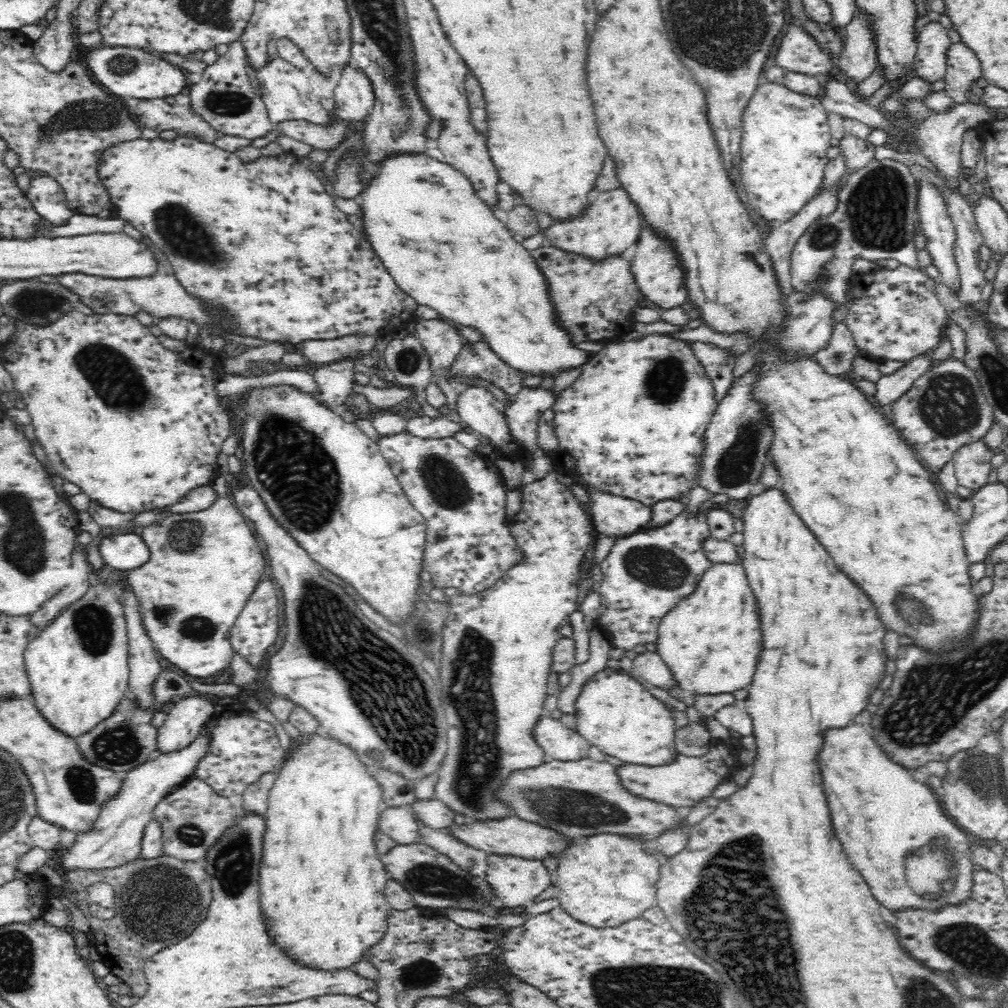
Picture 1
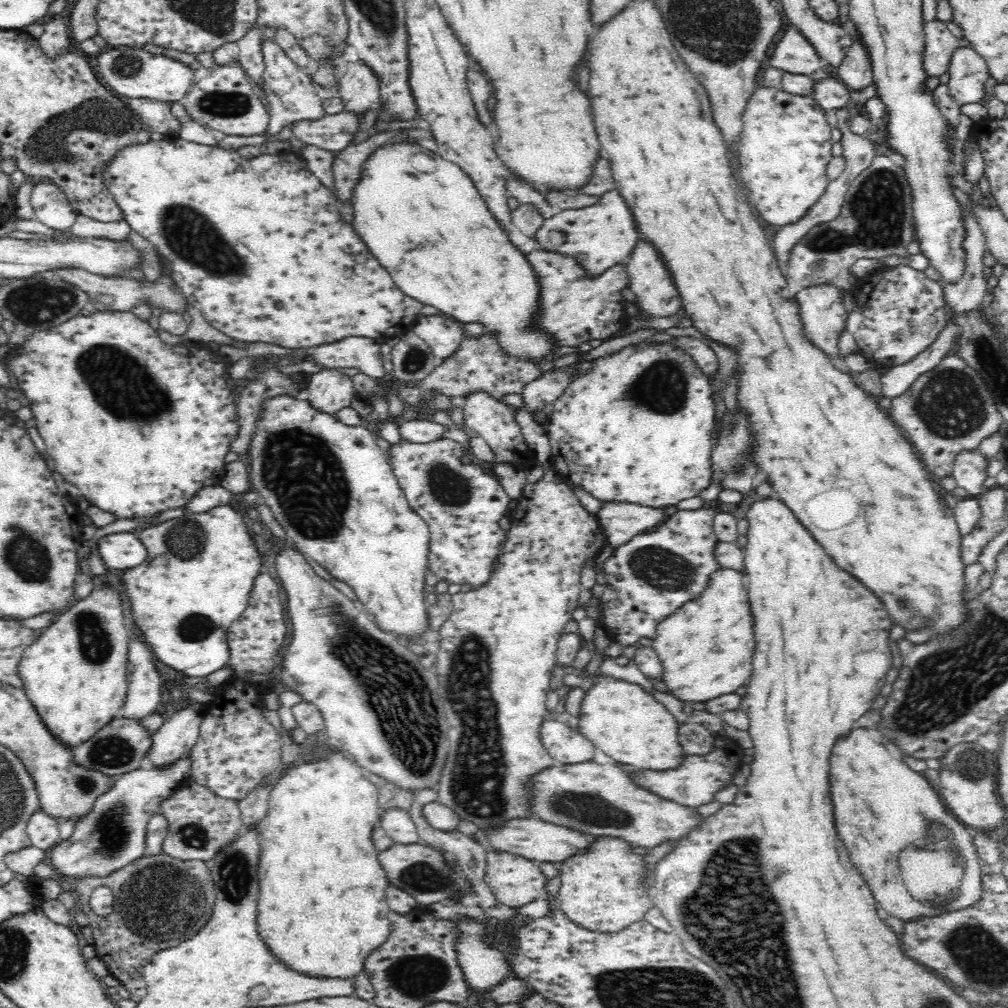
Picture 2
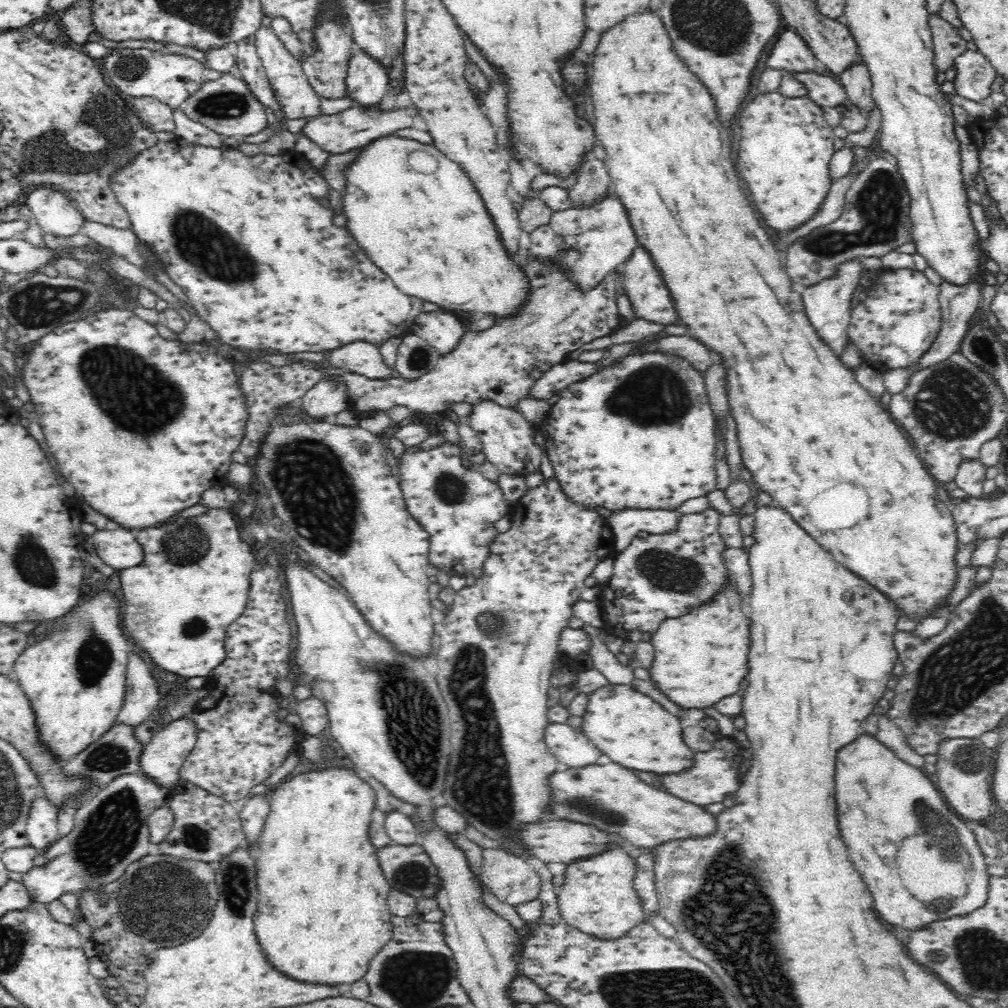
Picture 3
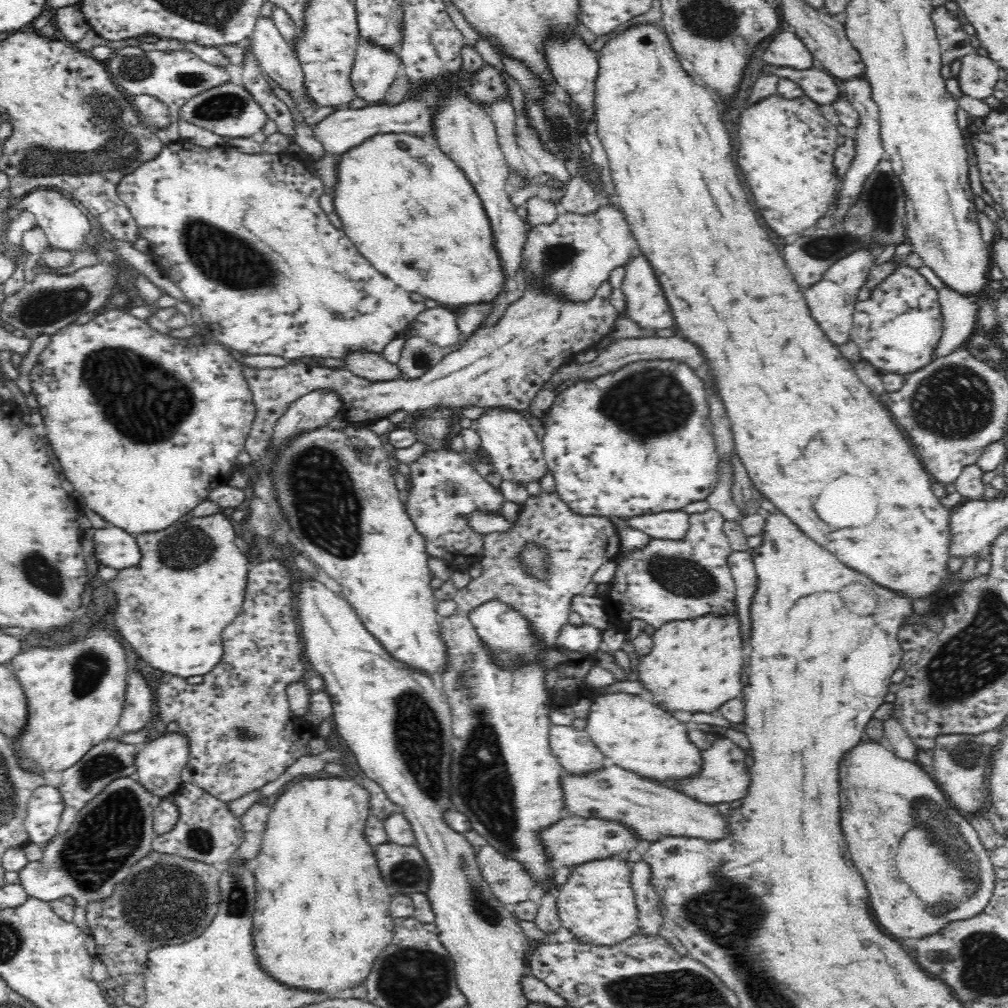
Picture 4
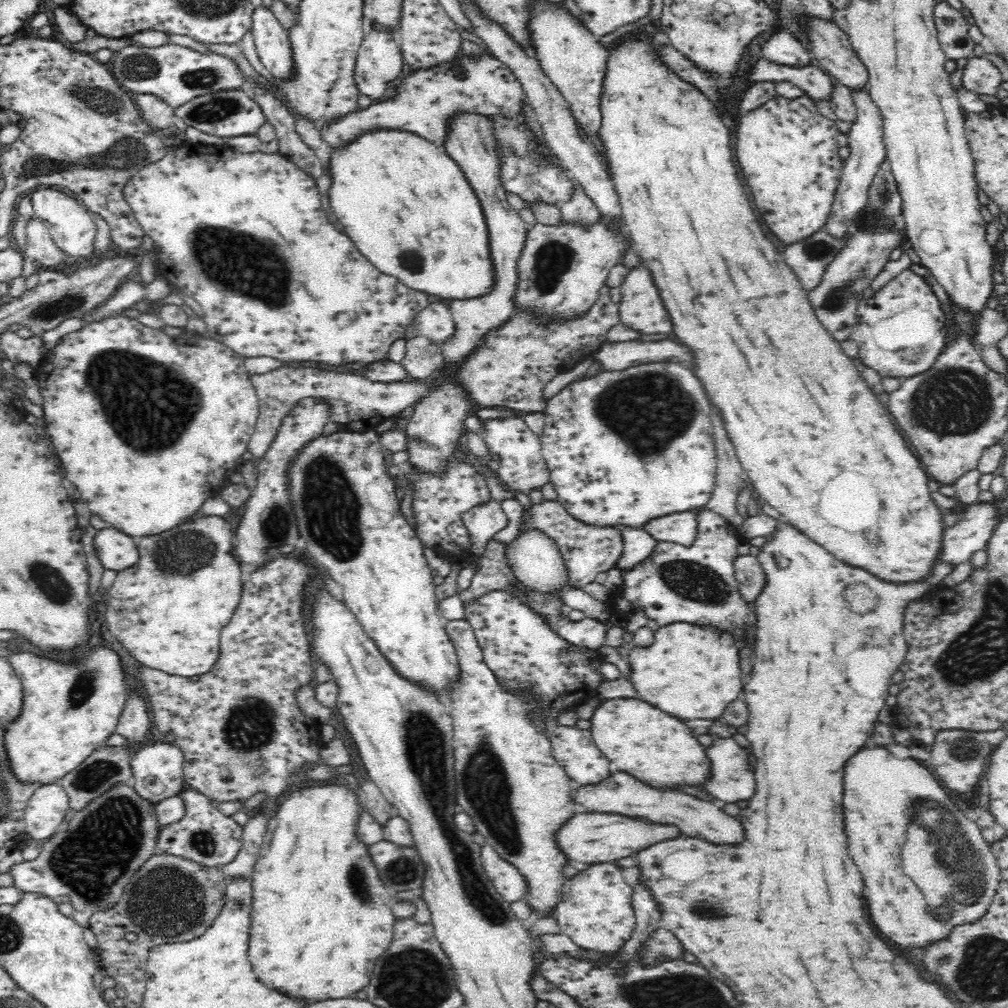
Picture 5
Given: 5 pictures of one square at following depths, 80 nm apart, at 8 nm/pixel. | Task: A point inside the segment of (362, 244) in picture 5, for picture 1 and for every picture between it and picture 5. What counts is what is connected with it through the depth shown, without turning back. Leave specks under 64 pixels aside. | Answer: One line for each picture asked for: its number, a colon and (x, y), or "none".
1: (504, 295)
2: (422, 217)
3: (417, 214)
4: (410, 210)

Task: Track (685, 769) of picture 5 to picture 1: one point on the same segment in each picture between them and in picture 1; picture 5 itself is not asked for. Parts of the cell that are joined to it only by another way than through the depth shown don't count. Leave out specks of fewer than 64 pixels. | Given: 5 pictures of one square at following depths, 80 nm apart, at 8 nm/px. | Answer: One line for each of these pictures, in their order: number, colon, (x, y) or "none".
1: (613, 711)
2: (620, 717)
3: (627, 725)
4: (637, 735)

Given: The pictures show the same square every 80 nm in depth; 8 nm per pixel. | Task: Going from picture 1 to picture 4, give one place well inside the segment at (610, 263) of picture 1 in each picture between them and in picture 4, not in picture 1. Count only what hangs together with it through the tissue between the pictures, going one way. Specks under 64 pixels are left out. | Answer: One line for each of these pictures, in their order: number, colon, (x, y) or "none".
2: (577, 306)
3: (501, 364)
4: (505, 365)

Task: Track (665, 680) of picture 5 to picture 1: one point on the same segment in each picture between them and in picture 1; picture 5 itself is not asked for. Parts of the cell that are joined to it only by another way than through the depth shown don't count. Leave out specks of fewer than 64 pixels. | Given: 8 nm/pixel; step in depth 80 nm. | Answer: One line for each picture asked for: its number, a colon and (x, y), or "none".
1: (711, 640)
2: (706, 646)
3: (702, 655)
4: (697, 663)

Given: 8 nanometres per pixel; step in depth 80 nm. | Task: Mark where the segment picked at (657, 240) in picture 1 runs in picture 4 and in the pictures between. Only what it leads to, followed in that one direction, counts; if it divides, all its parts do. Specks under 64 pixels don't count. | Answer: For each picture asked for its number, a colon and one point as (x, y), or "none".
2: (651, 280)
3: (644, 285)
4: (646, 304)

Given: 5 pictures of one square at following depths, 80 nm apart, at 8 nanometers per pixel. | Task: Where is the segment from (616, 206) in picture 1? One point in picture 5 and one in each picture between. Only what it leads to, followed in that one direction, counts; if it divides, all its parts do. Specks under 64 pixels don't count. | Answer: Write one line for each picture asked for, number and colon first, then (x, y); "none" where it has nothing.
2: (599, 235)
3: (590, 242)
4: (574, 254)
5: (563, 267)

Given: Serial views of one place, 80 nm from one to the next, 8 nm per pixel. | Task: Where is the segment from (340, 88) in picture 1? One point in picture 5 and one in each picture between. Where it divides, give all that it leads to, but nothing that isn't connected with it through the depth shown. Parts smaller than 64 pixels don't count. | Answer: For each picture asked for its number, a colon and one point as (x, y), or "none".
2: (358, 90)
3: (366, 81)
4: (374, 70)
5: (378, 65)

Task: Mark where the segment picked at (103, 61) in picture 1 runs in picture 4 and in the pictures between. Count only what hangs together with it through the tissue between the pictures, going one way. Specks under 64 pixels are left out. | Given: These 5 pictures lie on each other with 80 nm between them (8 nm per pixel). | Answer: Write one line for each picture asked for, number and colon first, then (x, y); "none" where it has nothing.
2: (130, 71)
3: (171, 78)
4: (173, 76)

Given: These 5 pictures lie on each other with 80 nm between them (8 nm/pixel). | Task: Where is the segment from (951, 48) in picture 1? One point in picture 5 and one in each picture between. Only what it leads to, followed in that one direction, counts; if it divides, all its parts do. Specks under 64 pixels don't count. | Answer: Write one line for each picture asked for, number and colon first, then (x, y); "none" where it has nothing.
2: (968, 73)
3: (974, 75)
4: (978, 75)
5: (980, 76)

